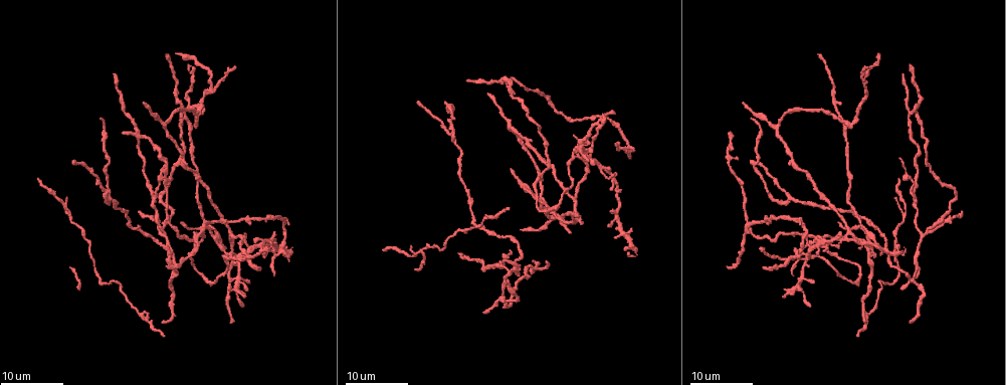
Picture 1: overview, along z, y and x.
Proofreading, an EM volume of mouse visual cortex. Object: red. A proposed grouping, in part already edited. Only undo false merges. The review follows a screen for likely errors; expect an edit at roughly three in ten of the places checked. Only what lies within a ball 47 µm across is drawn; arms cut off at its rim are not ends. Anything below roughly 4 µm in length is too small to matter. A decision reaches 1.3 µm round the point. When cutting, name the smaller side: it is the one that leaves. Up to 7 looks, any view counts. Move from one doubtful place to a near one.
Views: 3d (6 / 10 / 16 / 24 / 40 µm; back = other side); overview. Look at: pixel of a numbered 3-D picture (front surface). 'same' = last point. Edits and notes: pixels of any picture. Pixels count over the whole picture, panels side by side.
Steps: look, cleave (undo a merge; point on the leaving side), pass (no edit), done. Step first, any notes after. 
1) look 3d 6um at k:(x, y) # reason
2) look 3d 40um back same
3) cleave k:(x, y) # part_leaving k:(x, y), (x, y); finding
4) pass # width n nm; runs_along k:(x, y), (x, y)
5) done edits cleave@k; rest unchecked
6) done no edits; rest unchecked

look 3d 24um at 1:(933, 231) # two arms in line, one across

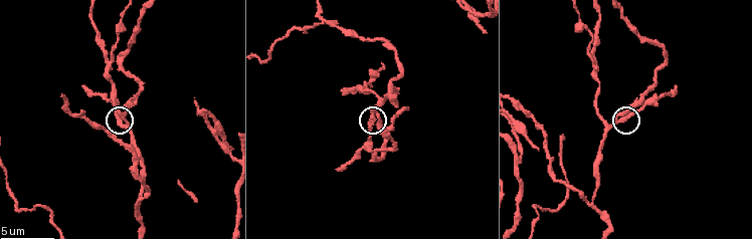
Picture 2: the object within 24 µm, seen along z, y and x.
look 3d 10um at 2:(374, 118)

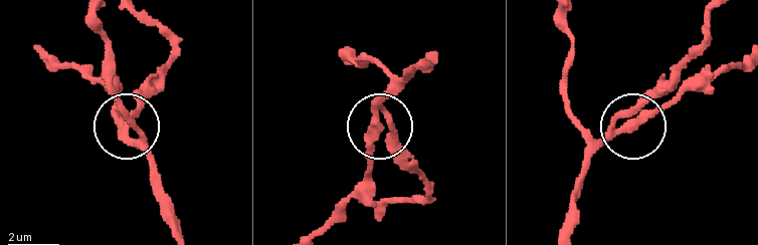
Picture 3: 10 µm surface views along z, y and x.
pass # width 280 nm; runs_along 3:(707, 17), (701, 50), (635, 121), (655, 114), (692, 78); continuous, no second cell

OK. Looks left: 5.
look 3d 10um at 2:(108, 53)

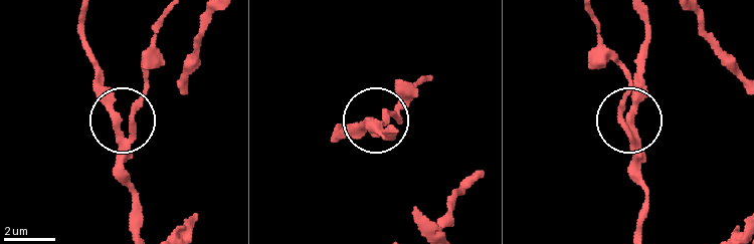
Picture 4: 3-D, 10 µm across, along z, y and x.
pass # width 250 nm; runs_along 4:(638, 228), (645, 189), (625, 104), (632, 85), (627, 68); one cell here

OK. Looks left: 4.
look 3d 6um at 2:(199, 110) # four arms meet

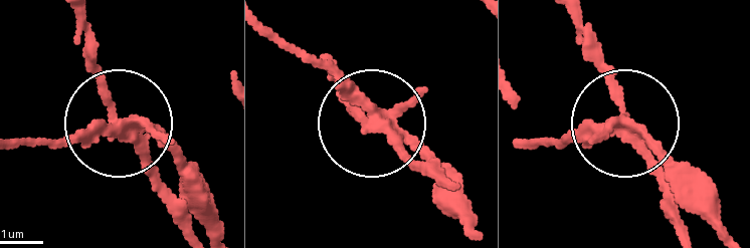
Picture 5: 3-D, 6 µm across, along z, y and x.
cleave 5:(87, 131) # width 280 nm; two cells meet here

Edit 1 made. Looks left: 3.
done edits cleave@5; rest unchecked

